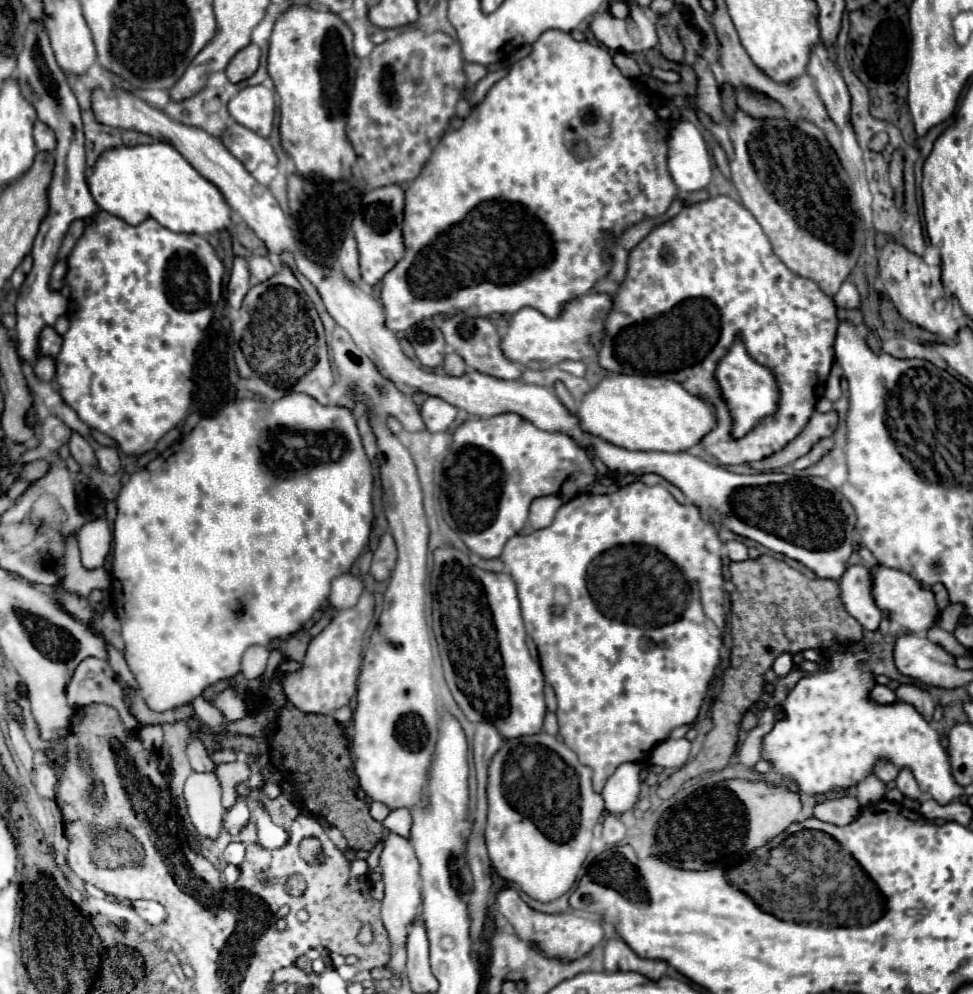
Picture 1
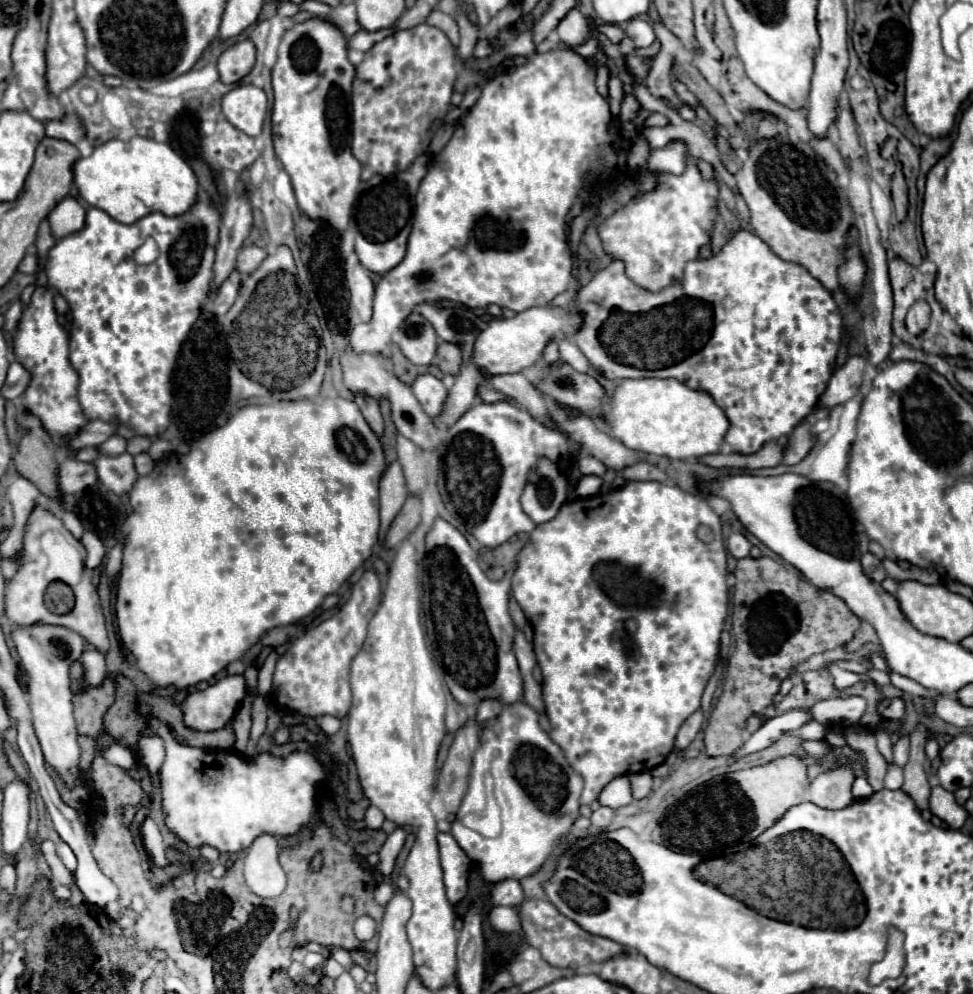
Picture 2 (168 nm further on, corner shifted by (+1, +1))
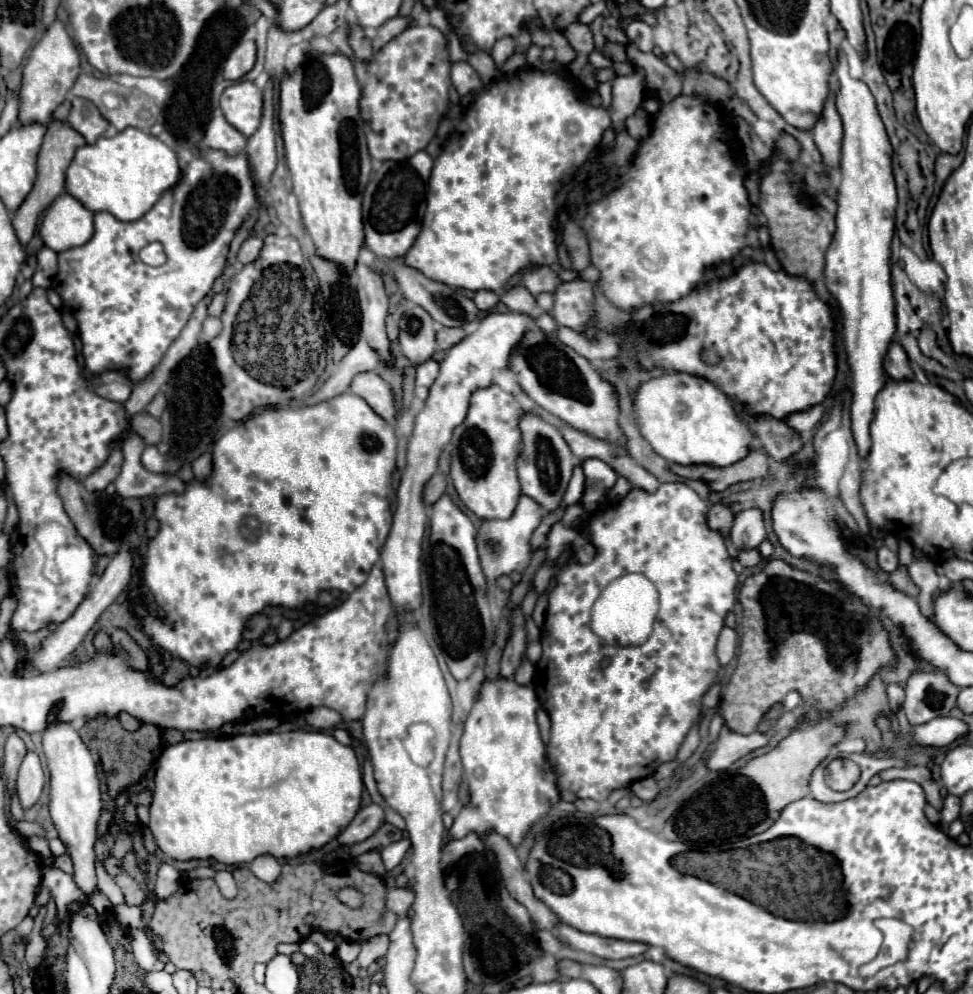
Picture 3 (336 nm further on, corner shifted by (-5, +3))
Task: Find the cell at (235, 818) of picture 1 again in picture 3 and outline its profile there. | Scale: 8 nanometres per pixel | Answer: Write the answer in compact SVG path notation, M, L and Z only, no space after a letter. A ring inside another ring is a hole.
M263 732L263 734L241 734L241 736L229 736L229 738L203 738L203 740L183 740L177 744L171 744L165 748L165 752L159 758L157 774L155 774L155 794L153 802L149 806L151 822L149 828L155 836L157 846L175 860L191 860L191 858L215 858L223 864L245 864L257 858L259 854L273 854L275 858L295 858L299 854L305 854L313 848L325 846L331 838L335 838L357 814L361 804L361 768L355 758L355 752L349 746L339 744L331 734L325 732Z

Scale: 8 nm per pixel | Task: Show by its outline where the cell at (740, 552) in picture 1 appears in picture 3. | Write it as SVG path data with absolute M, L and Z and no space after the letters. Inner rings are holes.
M749 508L735 516L733 528L731 528L731 542L737 546L737 550L753 550L765 540L765 522L761 510Z

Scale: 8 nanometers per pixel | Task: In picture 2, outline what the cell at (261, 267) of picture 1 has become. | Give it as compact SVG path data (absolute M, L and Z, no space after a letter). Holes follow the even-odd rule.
M259 246L241 248L241 252L237 256L237 272L241 272L243 276L255 272L265 256L267 256L267 252L263 248L259 248Z

